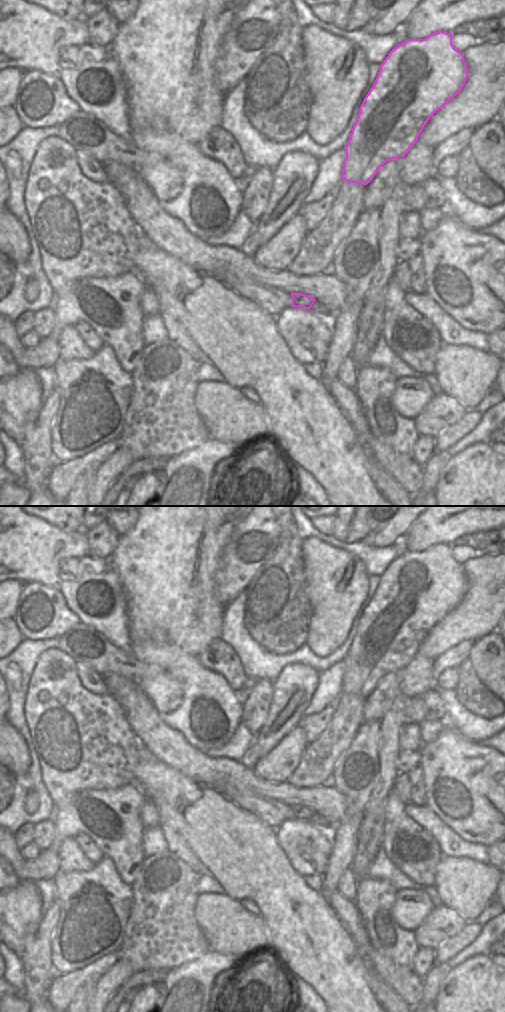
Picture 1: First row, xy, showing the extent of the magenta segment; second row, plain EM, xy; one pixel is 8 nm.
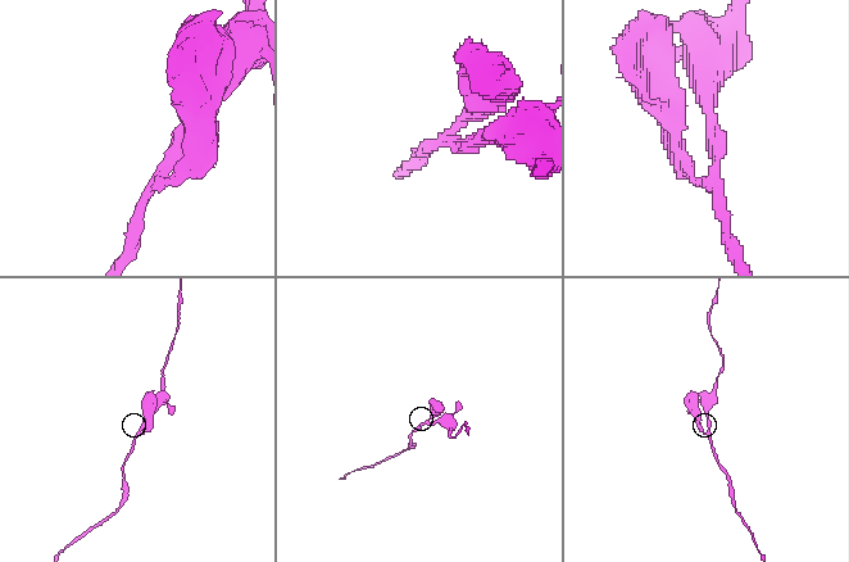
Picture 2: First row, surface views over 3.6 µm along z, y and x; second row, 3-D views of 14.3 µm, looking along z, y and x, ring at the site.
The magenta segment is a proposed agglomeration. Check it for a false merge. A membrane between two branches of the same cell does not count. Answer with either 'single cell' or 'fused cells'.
fused cells

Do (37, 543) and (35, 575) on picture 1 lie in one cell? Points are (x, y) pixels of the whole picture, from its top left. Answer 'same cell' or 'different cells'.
same cell

